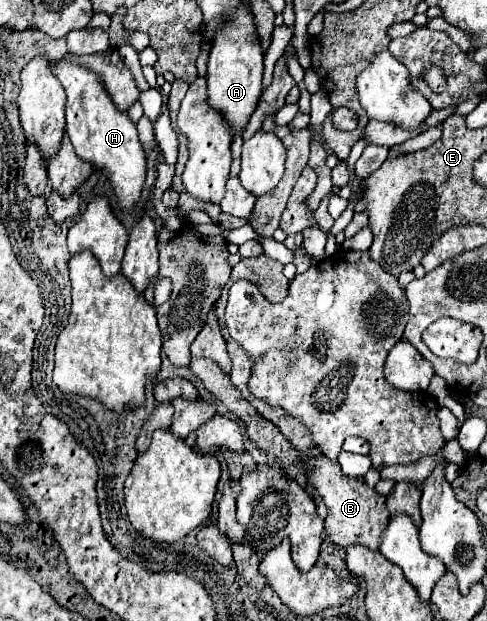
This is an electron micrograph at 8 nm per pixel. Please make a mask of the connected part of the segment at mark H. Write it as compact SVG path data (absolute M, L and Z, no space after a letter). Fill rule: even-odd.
M65 53L55 65L53 65L53 71L57 75L57 79L61 81L61 85L65 87L65 93L67 93L67 105L65 105L65 119L67 119L67 135L71 137L71 143L75 147L75 153L83 159L83 161L91 161L97 169L101 169L101 175L105 175L113 189L115 189L115 195L119 199L119 205L123 209L131 209L139 195L141 195L141 189L143 189L143 183L145 183L145 151L141 147L141 141L137 137L137 127L135 123L129 119L127 111L119 109L111 95L107 93L105 89L105 83L99 75L95 75L93 71L89 71L87 67L75 63L69 59L71 53Z

